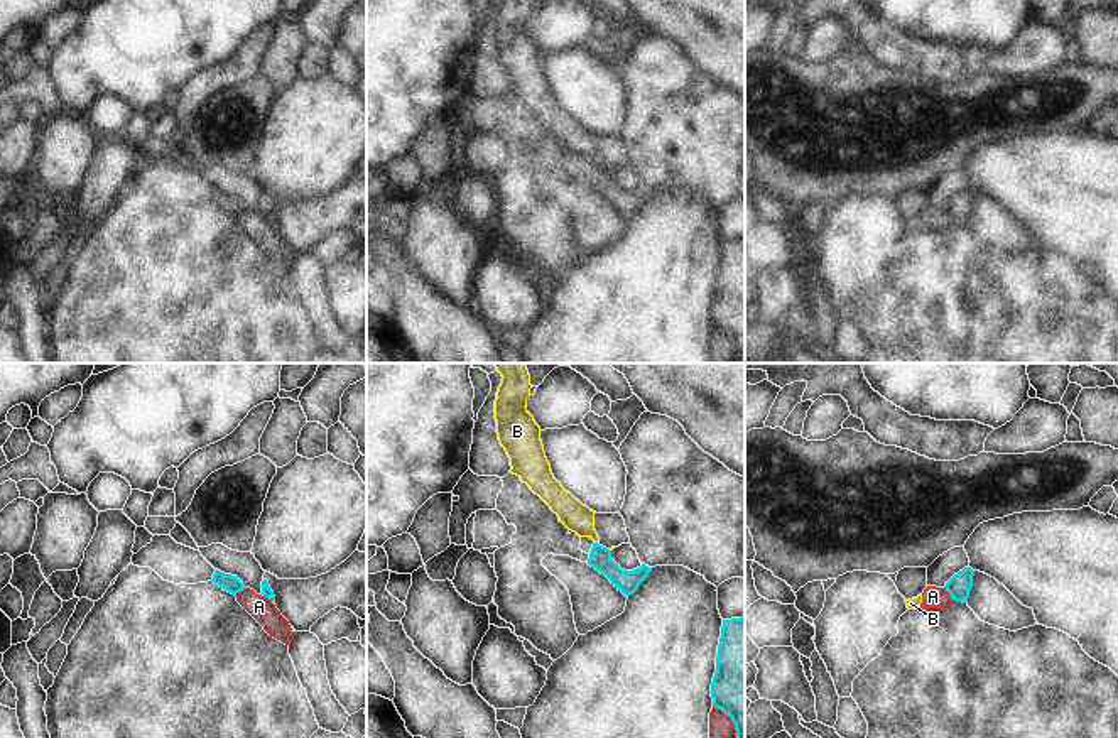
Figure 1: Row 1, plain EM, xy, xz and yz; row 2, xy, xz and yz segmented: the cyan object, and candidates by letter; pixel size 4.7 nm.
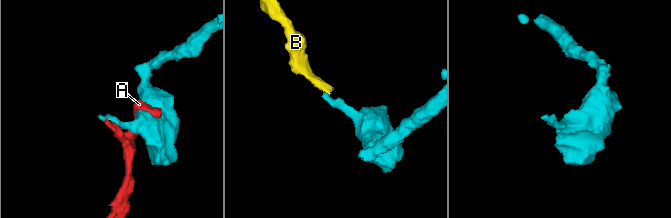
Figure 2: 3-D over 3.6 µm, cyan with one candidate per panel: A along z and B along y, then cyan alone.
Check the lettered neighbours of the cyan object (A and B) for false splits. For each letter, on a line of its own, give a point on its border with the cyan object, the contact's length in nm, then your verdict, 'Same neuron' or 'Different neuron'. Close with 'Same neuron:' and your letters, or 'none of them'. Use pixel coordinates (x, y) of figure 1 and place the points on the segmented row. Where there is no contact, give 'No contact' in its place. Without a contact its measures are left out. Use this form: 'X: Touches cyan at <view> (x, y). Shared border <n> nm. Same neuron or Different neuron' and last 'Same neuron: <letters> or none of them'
A: Touches cyan at yz (948, 591). Shared border 90 nm. Different neuron
B: Touches cyan at xz (596, 542). Shared border 30 nm. Different neuron
Same neuron: none of them

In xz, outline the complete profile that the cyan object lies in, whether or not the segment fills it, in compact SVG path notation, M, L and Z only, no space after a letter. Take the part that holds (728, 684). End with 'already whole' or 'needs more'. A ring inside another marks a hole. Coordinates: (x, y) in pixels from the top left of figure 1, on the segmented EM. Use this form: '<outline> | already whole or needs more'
M745 616L723 620L711 697L745 738Z | already whole

